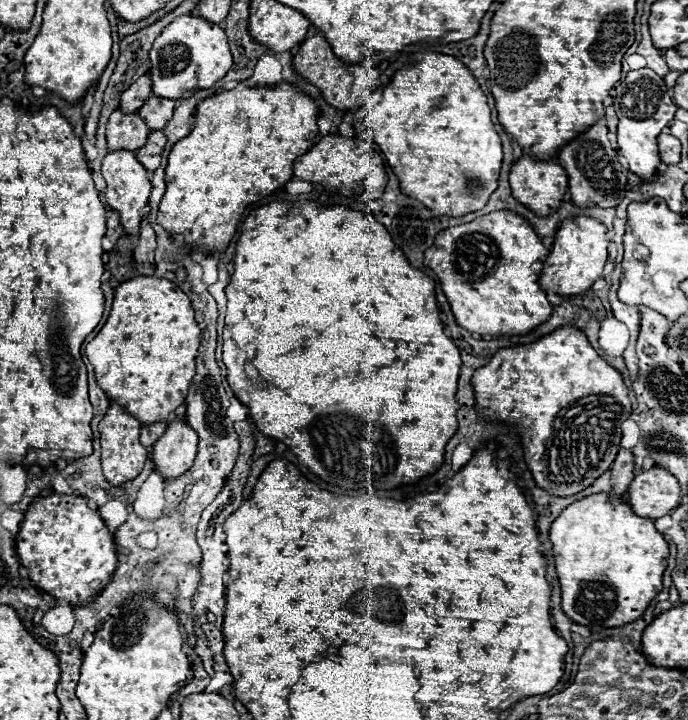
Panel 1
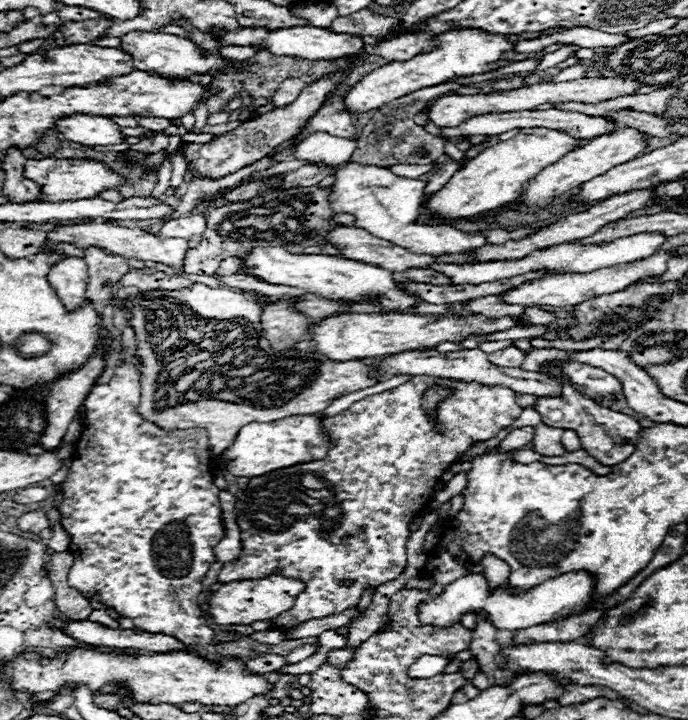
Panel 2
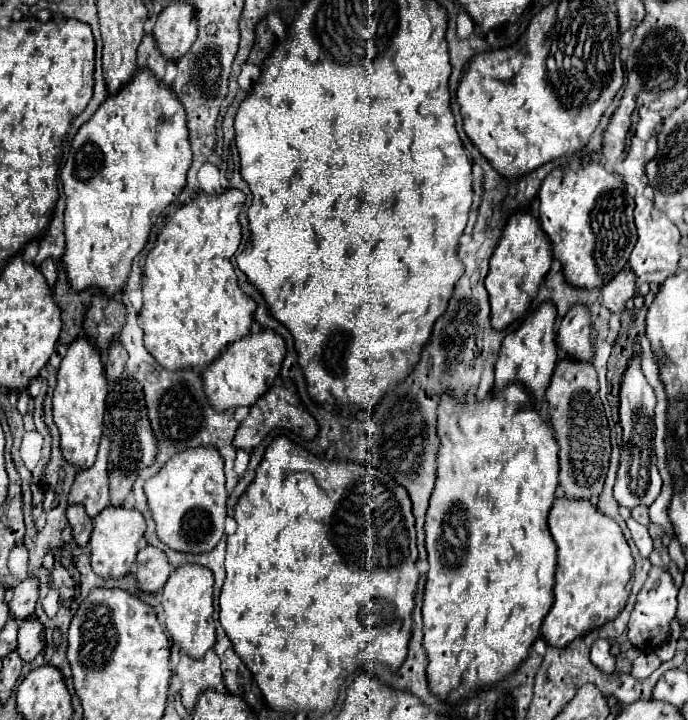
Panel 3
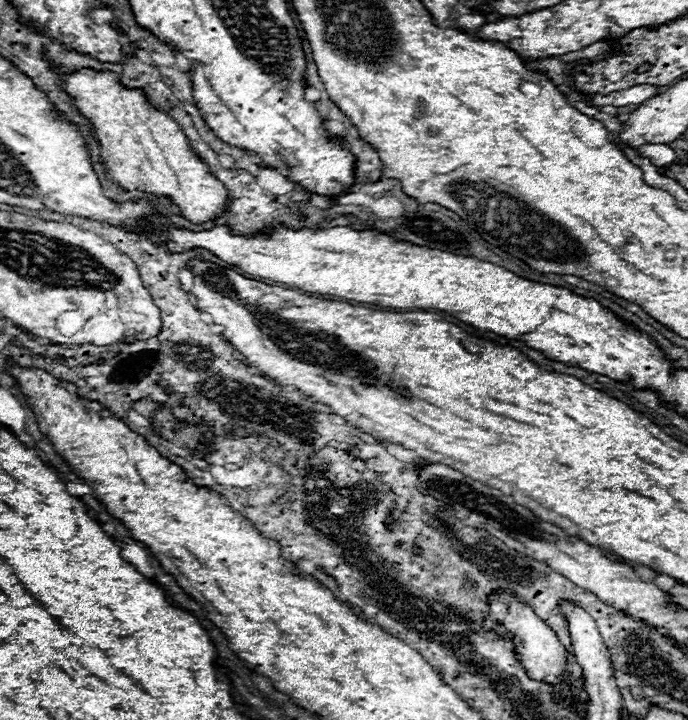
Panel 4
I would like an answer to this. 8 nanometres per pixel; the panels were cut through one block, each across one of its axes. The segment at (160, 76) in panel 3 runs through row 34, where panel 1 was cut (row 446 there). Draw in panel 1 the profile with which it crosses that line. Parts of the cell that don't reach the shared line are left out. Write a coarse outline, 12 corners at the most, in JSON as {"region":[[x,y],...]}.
{"region":[[166,422],[142,426],[140,442],[154,446],[164,434]]}

